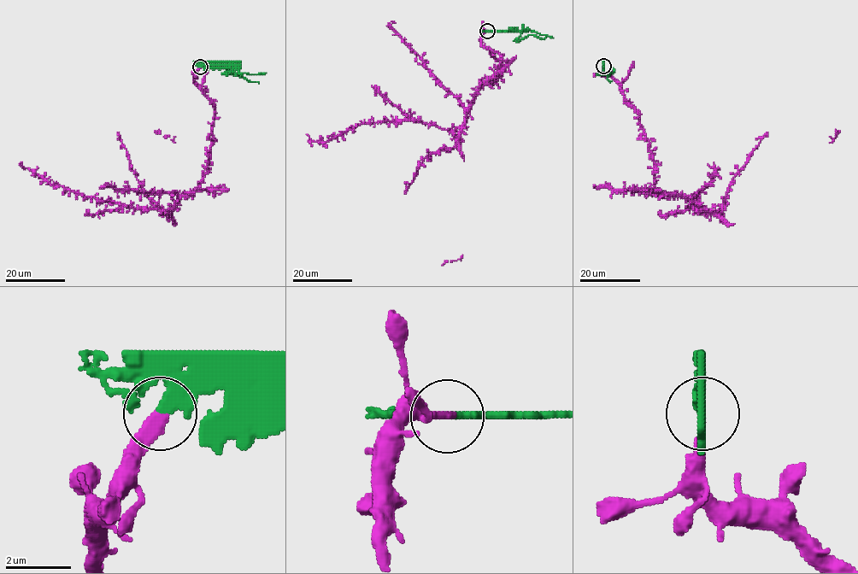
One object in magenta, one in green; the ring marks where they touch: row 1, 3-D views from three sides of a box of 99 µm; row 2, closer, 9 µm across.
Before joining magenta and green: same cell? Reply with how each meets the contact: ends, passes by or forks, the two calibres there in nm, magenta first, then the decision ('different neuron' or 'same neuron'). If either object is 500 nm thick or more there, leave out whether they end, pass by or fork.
magenta ends | green ends | 360/380 nm | different neuron

